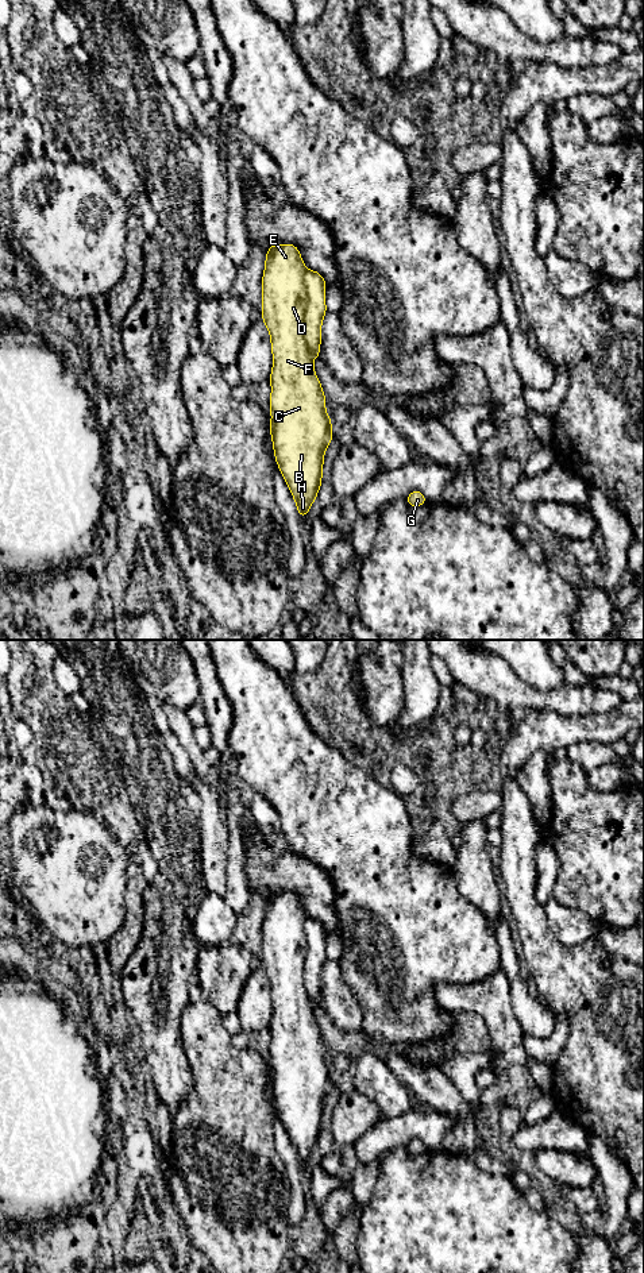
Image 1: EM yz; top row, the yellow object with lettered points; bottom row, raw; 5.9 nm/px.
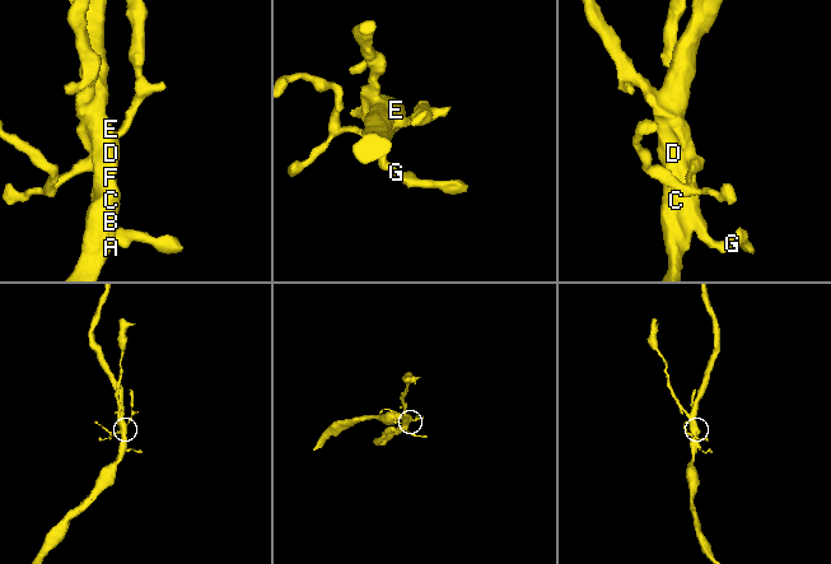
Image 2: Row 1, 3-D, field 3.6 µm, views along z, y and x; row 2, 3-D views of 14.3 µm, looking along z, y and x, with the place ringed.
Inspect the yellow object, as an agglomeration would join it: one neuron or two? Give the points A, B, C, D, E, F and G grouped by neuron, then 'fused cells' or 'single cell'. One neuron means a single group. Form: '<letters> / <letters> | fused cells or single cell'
A B C D E F / G | fused cells

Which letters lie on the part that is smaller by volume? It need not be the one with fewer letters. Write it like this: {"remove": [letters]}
{"remove": ["G"]}

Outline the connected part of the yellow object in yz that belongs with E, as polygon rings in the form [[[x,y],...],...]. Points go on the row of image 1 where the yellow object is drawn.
[[[273,244],[266,251],[262,275],[262,313],[270,333],[273,369],[270,374],[270,435],[274,458],[296,501],[298,517],[306,517],[323,485],[324,452],[335,437],[325,397],[313,369],[313,359],[304,337],[306,310],[305,267],[300,250],[292,244]]]

